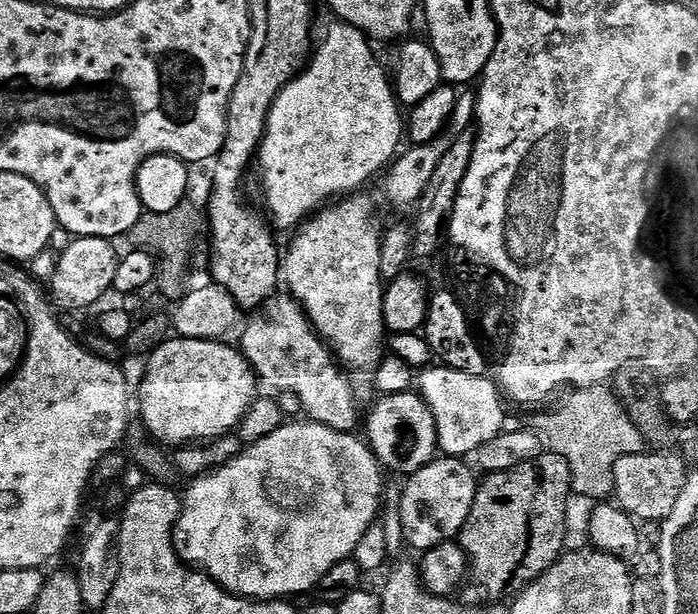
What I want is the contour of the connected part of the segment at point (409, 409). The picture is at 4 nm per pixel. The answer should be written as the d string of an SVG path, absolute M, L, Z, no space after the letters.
M415 391L383 395L364 420L364 431L369 448L385 469L411 476L431 463L438 452L437 428L430 407Z

